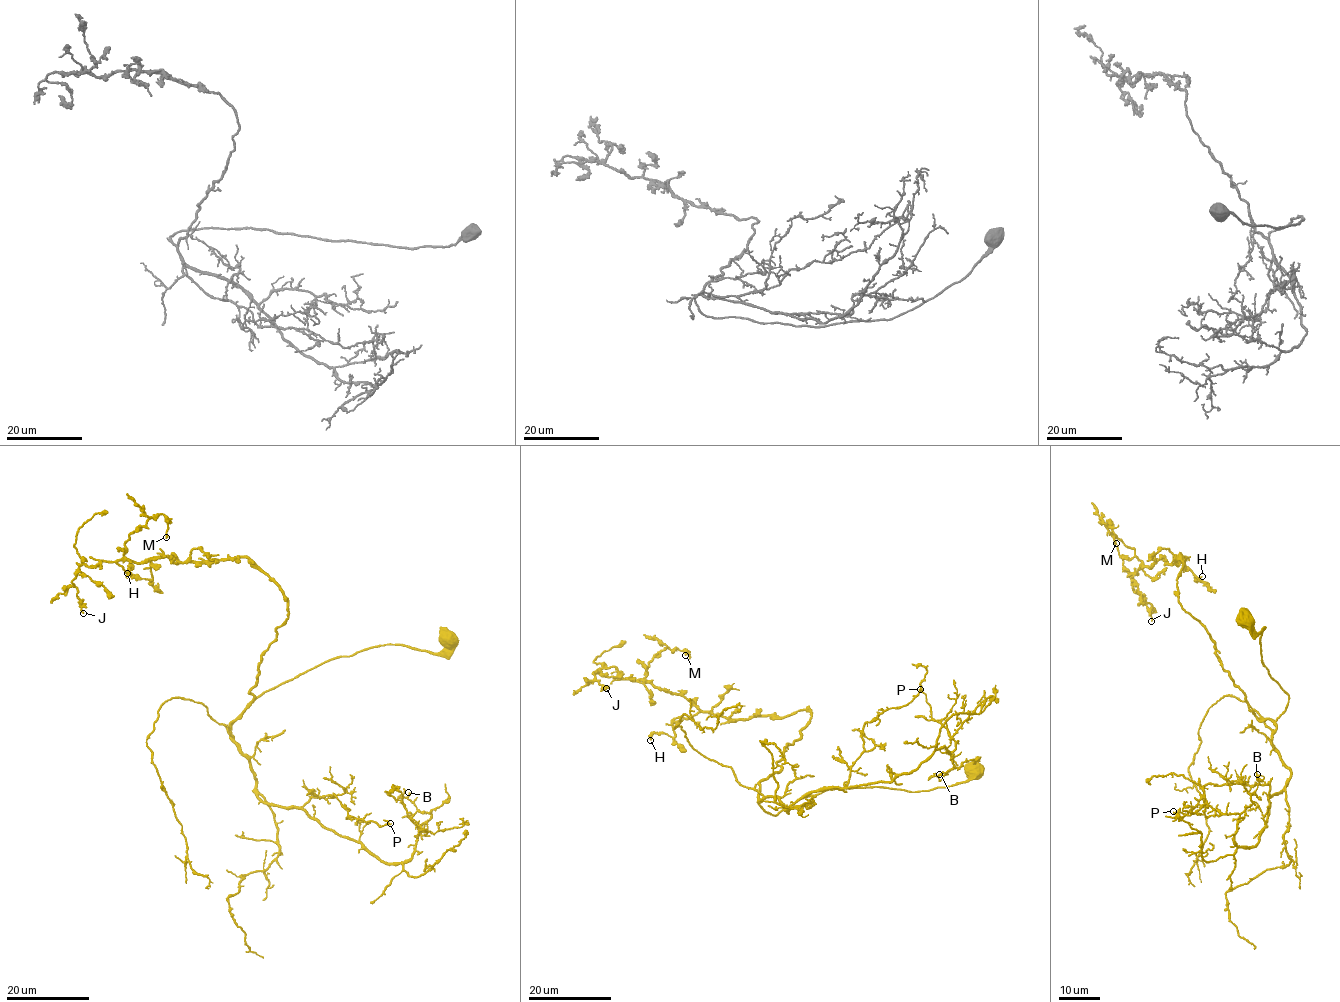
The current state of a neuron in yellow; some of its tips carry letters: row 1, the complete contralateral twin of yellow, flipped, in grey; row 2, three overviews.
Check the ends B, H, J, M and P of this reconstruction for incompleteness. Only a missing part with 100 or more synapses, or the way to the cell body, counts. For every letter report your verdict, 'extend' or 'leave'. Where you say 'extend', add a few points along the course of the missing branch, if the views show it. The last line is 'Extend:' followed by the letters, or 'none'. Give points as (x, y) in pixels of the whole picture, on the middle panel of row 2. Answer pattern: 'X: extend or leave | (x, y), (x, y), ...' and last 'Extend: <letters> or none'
B: leave
H: leave
J: leave
M: leave
P: leave
Extend: none

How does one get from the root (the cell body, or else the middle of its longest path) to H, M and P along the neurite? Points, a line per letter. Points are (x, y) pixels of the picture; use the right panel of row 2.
H: (1245, 618), (1265, 627), (1261, 658), (1288, 695), (1275, 720), (1256, 718), (1179, 601), (1179, 554), (1202, 576)
M: (1245, 618), (1288, 695), (1275, 720), (1179, 601), (1182, 556), (1147, 567), (1109, 520), (1116, 543)
P: (1245, 618), (1265, 627), (1261, 658), (1288, 695), (1272, 741), (1290, 779), (1272, 795), (1207, 784), (1173, 811)

